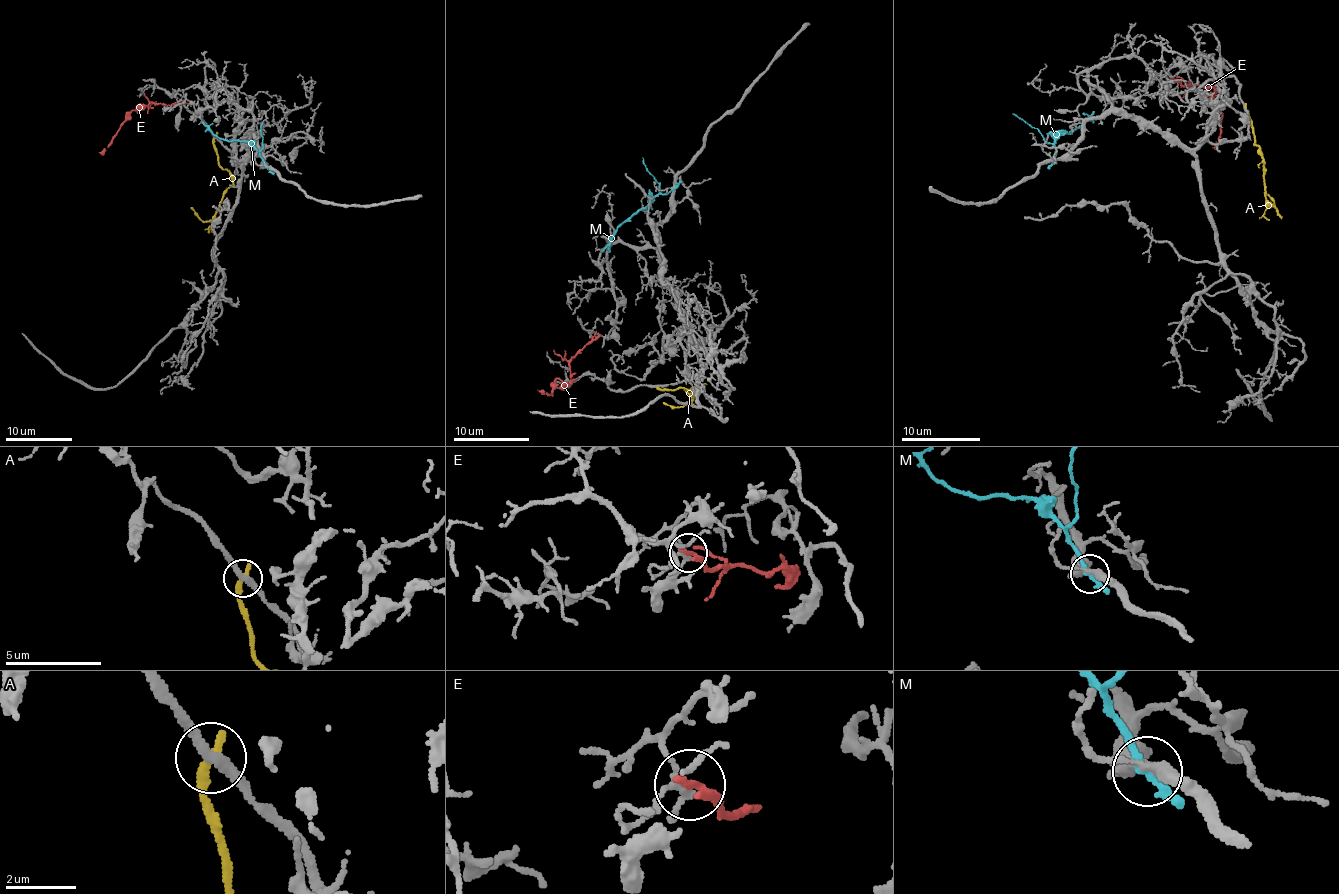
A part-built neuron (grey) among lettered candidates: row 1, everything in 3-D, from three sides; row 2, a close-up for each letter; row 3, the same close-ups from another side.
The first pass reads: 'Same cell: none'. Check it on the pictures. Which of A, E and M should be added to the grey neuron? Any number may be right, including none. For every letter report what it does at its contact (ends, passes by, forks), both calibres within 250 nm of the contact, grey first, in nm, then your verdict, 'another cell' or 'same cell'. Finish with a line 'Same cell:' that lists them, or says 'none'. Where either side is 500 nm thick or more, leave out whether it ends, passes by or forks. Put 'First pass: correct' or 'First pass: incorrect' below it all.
A: it ends | 280/320 nm | another cell
E: it passes by | 160/200 nm | another cell
M: it passes by | 280/200 nm | another cell
Same cell: none
First pass: correct

